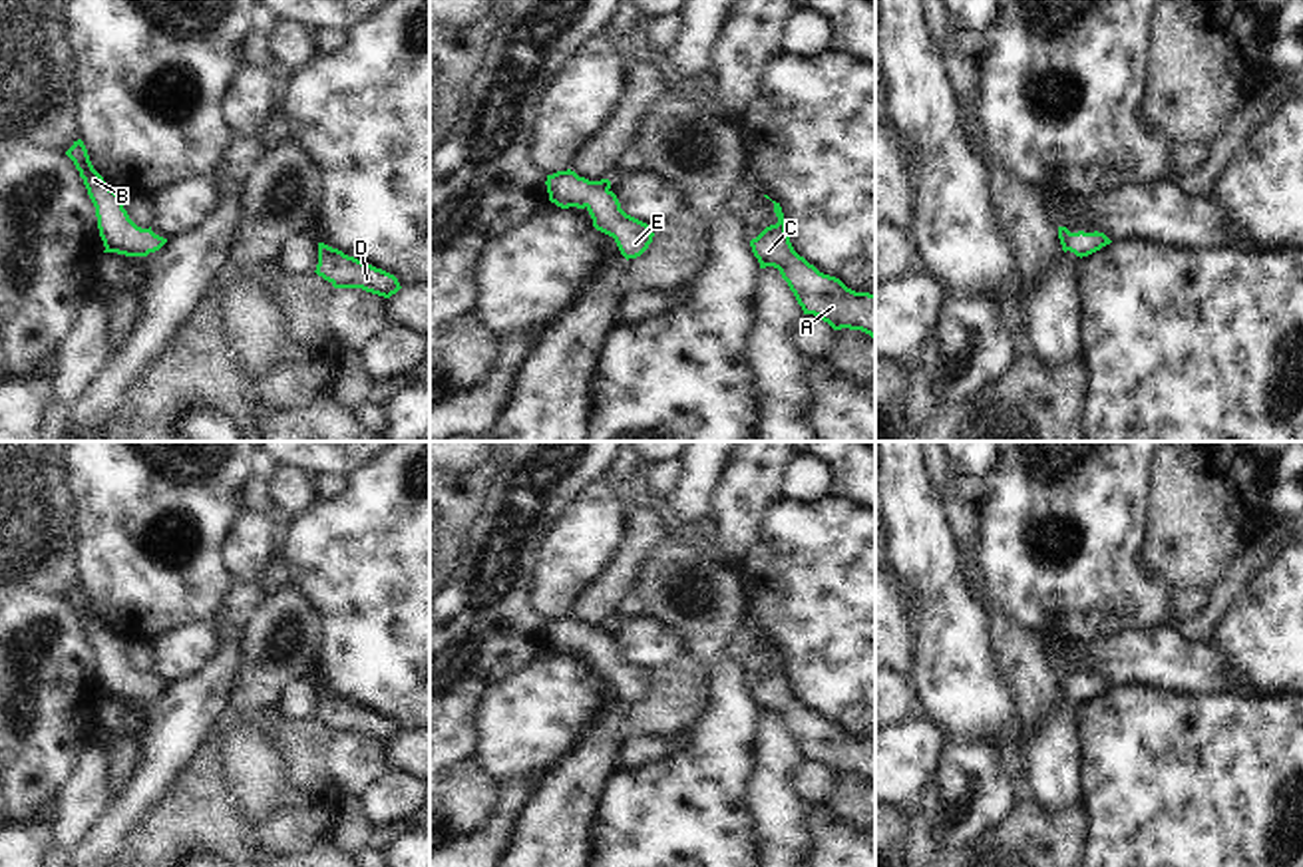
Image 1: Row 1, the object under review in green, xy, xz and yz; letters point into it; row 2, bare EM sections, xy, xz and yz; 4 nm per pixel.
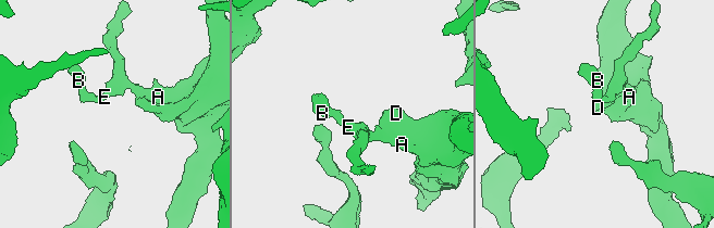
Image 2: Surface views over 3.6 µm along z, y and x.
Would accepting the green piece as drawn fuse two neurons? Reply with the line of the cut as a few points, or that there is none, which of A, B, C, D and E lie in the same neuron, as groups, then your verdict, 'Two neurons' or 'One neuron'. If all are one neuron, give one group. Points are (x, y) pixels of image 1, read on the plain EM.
No split. Groups: A B C D E. One neuron.

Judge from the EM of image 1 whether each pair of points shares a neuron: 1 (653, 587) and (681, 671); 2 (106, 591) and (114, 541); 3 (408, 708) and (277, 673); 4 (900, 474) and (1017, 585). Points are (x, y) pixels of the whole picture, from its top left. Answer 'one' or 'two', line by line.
1: two
2: one
3: two
4: two

